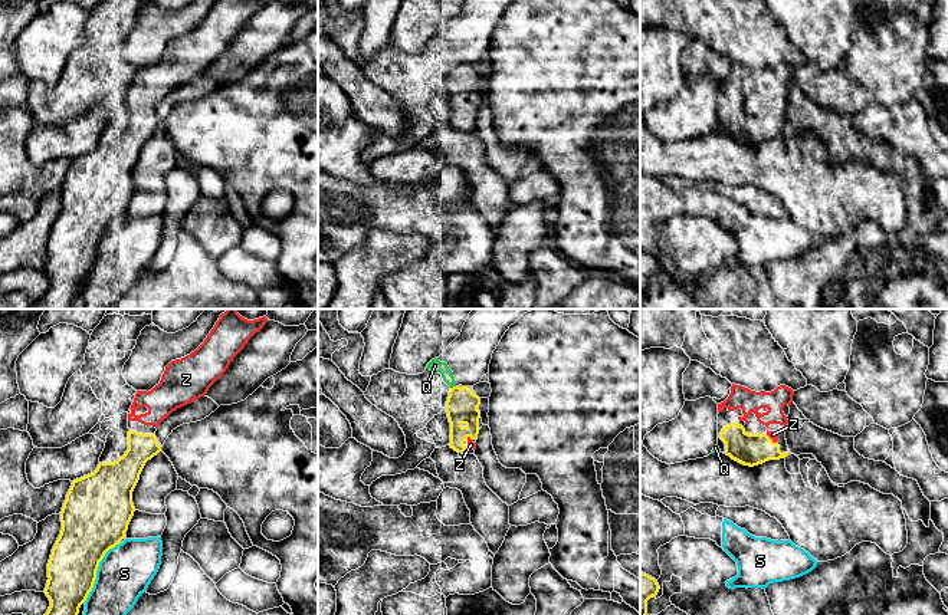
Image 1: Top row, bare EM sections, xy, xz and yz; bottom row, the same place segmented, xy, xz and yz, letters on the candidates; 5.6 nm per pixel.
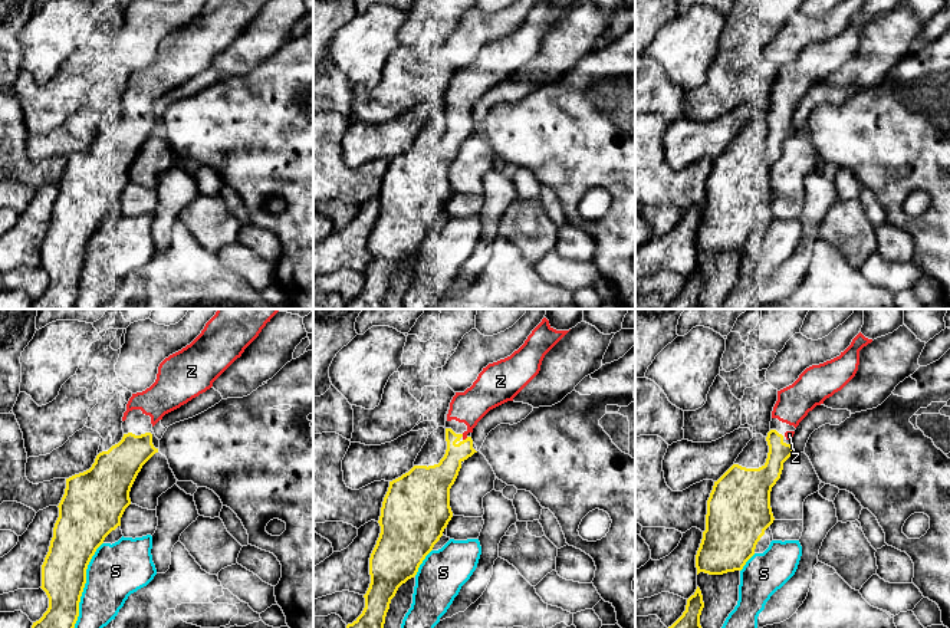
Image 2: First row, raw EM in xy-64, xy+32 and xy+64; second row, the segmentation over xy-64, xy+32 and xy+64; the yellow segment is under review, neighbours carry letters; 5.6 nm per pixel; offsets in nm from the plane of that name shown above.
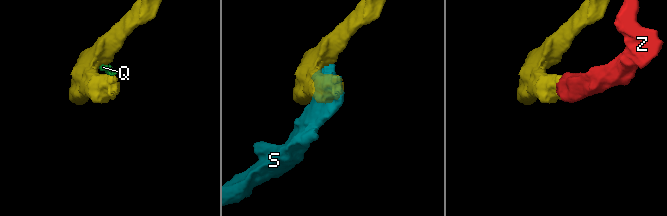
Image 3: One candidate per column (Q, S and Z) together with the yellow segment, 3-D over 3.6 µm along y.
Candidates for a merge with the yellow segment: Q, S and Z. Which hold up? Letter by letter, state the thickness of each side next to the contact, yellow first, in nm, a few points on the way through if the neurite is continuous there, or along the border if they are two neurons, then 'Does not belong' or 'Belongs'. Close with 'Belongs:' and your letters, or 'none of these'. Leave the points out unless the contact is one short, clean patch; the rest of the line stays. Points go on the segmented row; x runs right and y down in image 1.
Q: Thickness 180 nm (yellow) against 70 nm. Does not belong
S: Thickness 340 nm (yellow) against 300 nm. Does not belong
Z: Thickness 180 nm (yellow) against 50 nm. Path across: yz (751, 450), (761, 447), (770, 438), (773, 434). Belongs
Belongs: Z

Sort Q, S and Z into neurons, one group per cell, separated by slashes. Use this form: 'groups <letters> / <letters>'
groups Q / S / Z

